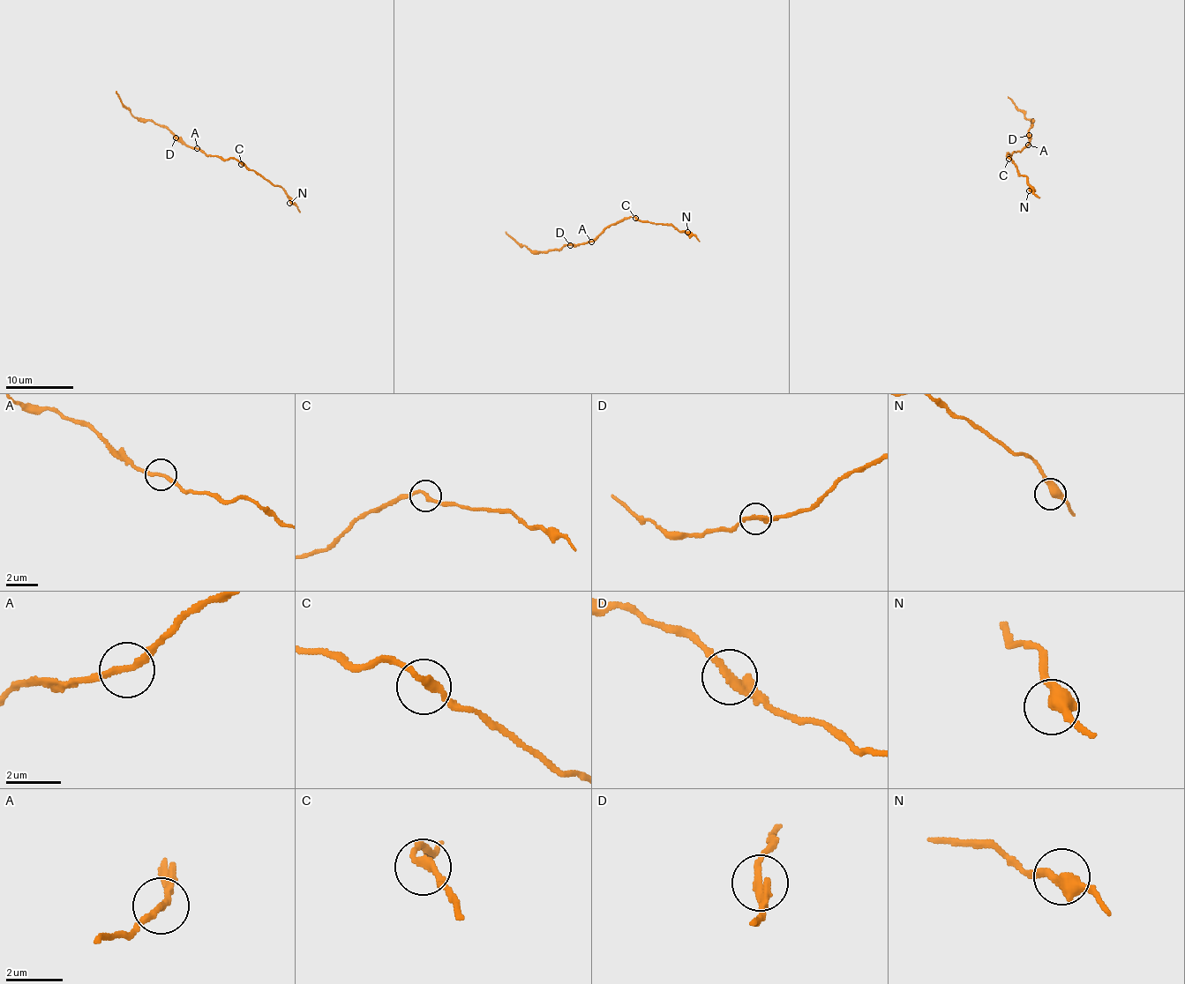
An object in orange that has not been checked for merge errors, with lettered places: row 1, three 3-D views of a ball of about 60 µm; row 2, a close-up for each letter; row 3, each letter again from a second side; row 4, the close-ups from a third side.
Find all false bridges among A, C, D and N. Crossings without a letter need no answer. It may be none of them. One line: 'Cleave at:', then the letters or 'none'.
Cleave at: D

